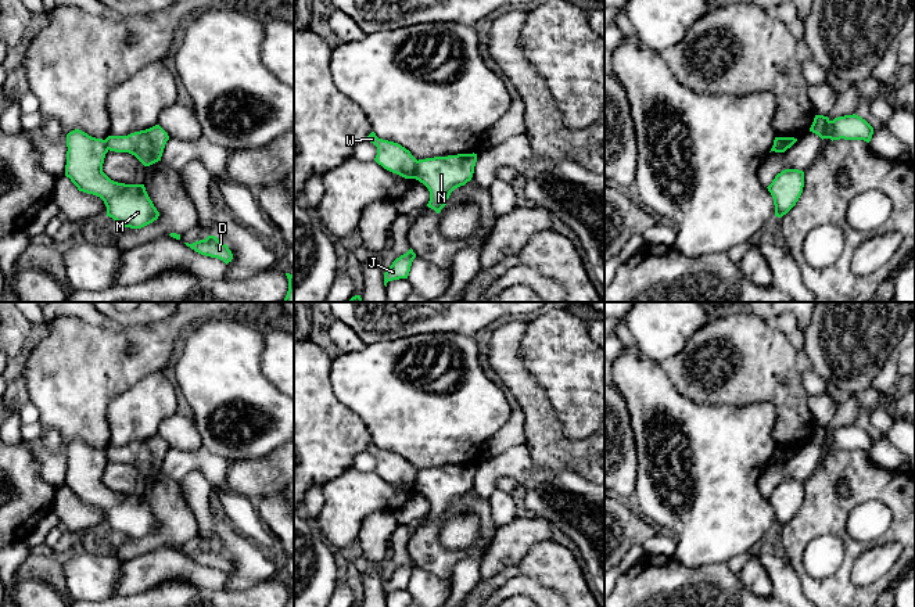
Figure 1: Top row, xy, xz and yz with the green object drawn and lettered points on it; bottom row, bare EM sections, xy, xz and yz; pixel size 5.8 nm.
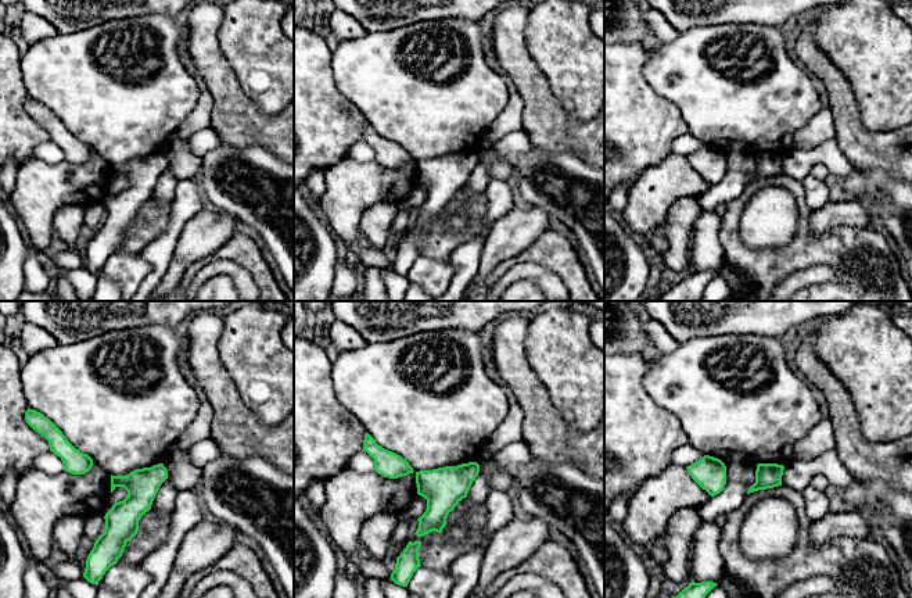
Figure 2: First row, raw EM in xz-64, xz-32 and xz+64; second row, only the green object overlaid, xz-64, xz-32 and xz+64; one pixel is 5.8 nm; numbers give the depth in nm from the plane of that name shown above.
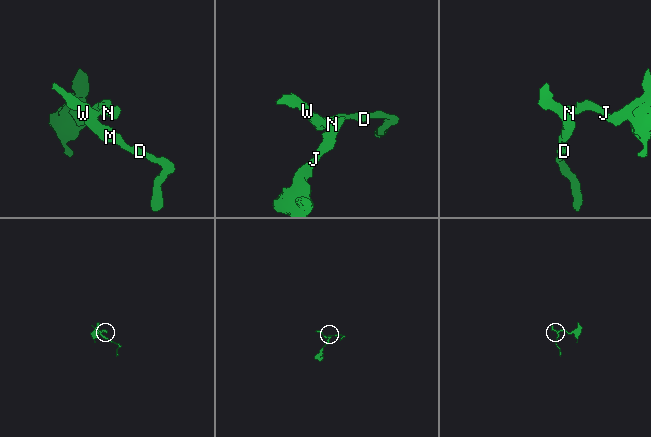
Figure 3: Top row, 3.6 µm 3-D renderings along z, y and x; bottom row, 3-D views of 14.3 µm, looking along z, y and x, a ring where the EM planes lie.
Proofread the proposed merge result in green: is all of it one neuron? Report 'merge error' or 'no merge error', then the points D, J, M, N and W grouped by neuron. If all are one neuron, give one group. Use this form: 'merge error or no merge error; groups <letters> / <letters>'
merge error; groups D M W / J N

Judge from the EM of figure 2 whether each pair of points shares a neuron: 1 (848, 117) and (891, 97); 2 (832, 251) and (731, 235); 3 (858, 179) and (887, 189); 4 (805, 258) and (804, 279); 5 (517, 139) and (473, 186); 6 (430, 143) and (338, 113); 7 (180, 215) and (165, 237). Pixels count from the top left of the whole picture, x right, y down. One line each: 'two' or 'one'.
1: two
2: one
3: one
4: two
5: one
6: two
7: one

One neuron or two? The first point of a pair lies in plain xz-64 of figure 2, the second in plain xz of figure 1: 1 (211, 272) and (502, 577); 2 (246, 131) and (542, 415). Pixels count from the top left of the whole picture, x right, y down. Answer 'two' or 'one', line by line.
1: two
2: one

